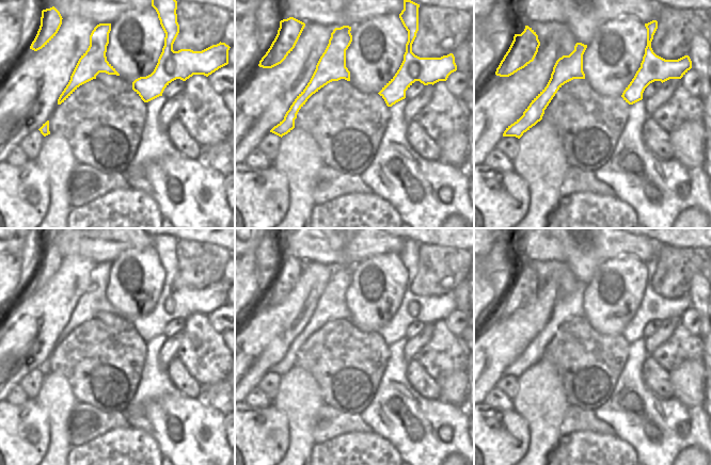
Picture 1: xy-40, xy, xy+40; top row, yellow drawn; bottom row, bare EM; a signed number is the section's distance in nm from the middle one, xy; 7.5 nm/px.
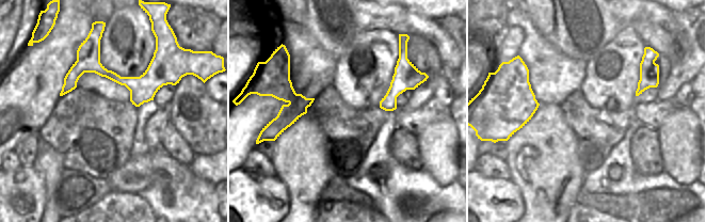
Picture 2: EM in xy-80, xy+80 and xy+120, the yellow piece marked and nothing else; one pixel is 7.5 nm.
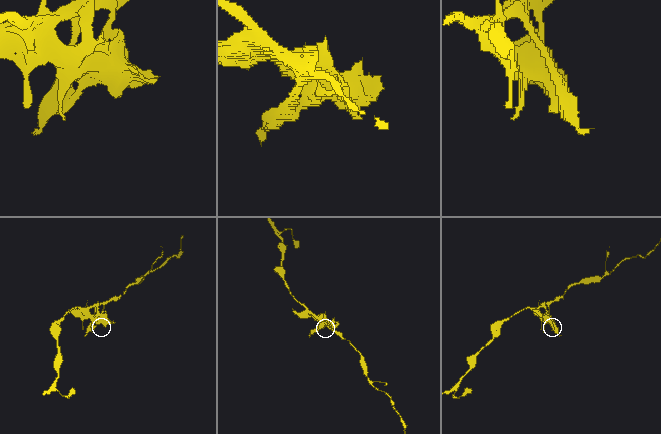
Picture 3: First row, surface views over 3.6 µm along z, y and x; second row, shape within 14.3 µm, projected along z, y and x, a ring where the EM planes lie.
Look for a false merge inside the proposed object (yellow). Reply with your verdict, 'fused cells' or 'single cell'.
fused cells

